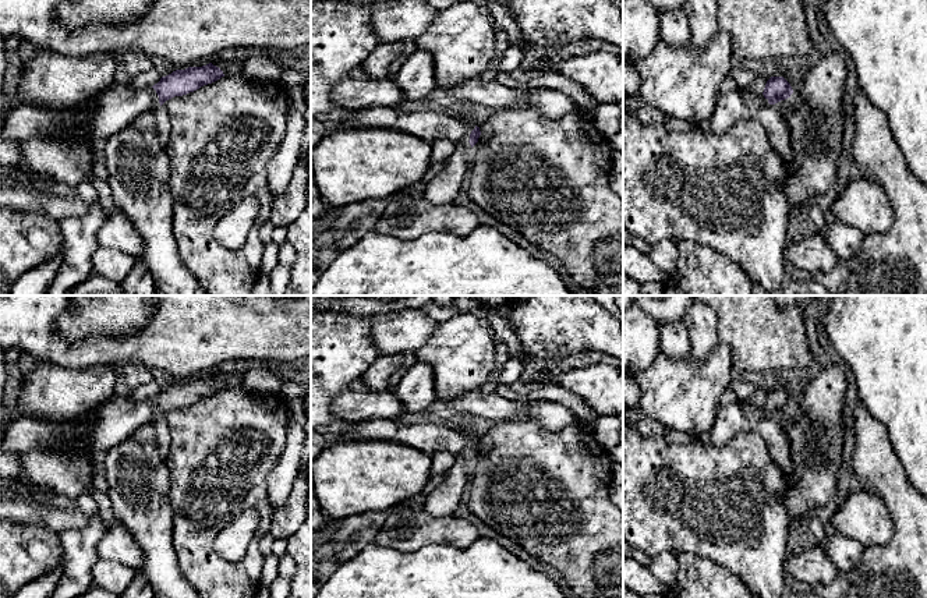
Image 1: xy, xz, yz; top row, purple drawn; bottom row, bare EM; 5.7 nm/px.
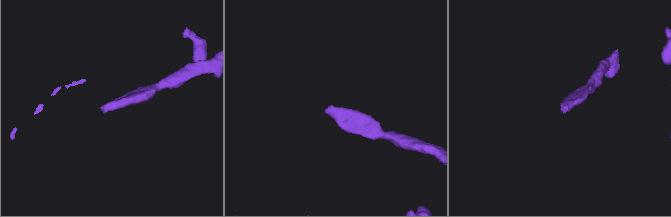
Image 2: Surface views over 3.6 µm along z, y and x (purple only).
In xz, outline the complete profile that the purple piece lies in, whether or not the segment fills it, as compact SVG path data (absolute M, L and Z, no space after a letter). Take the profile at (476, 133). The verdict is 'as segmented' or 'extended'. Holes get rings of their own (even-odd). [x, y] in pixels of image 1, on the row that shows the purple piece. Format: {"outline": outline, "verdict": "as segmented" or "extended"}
{"outline": "M385 106L362 107L340 112L335 116L339 128L389 128L403 131L434 142L450 139L456 144L470 144L471 148L481 135L480 127L470 120L457 120L435 112L400 113Z", "verdict": "extended"}

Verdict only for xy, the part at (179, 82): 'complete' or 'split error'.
split error

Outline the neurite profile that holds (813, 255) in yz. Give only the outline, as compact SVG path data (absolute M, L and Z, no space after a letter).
M818 234L790 243L785 250L785 259L807 273L827 273L841 262Z

